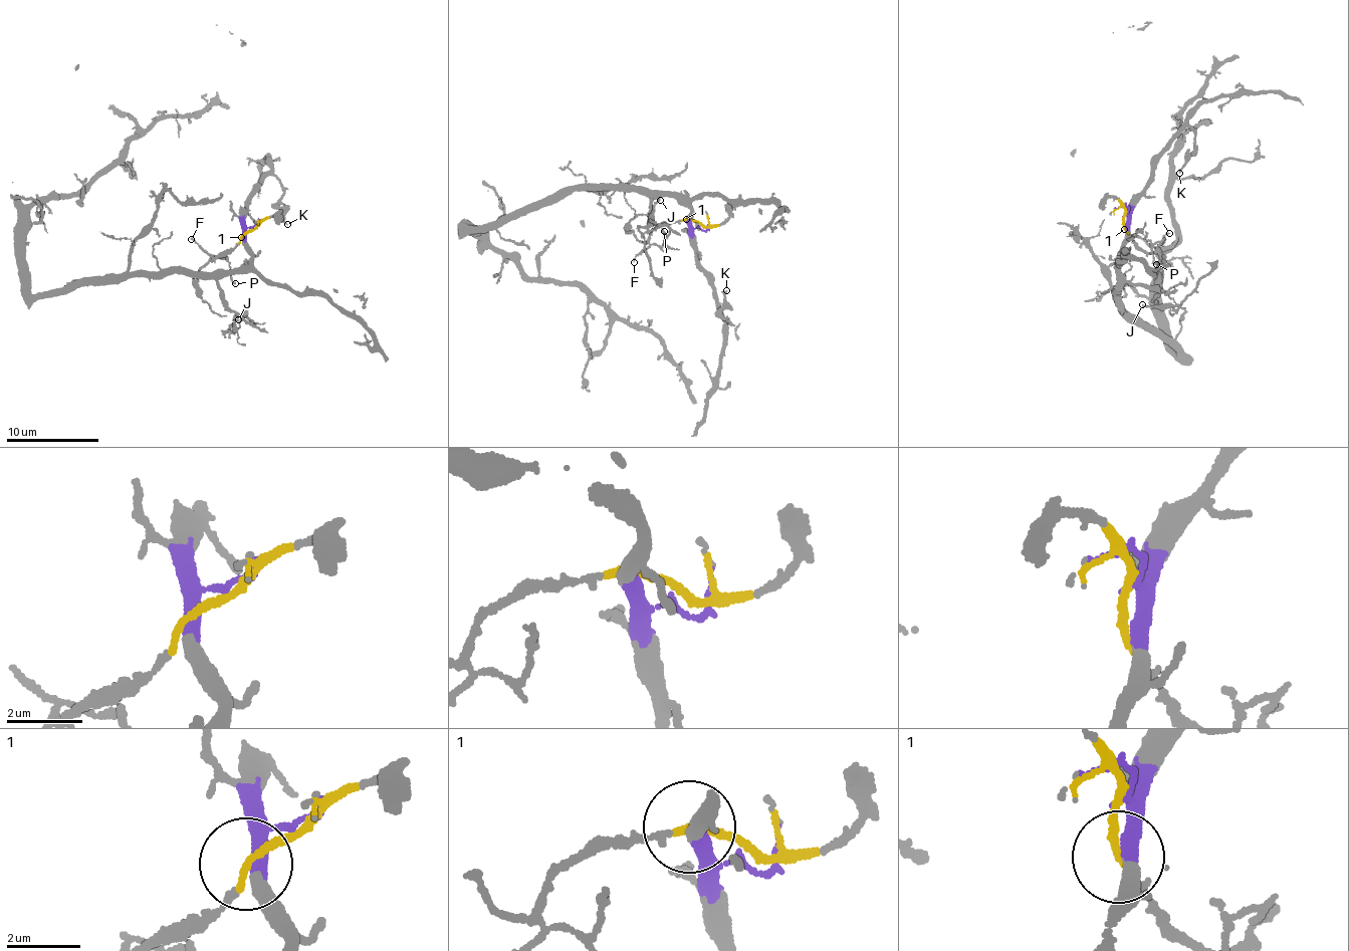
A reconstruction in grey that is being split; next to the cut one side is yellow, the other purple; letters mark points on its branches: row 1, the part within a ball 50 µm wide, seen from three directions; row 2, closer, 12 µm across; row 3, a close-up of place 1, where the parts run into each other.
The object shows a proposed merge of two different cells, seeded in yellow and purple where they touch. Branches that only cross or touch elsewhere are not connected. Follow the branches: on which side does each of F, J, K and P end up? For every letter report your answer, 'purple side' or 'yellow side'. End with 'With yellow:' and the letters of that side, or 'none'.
F: yellow side
J: purple side
K: purple side
P: yellow side
With yellow: F, P

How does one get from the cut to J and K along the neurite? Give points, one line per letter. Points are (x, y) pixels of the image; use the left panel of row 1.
J: (252, 228), (246, 230), (250, 262), (221, 273), (219, 287), (241, 317), (238, 326), (238, 319)
K: (252, 228), (245, 225), (250, 192), (263, 177), (270, 176), (284, 192), (279, 209), (288, 225)

